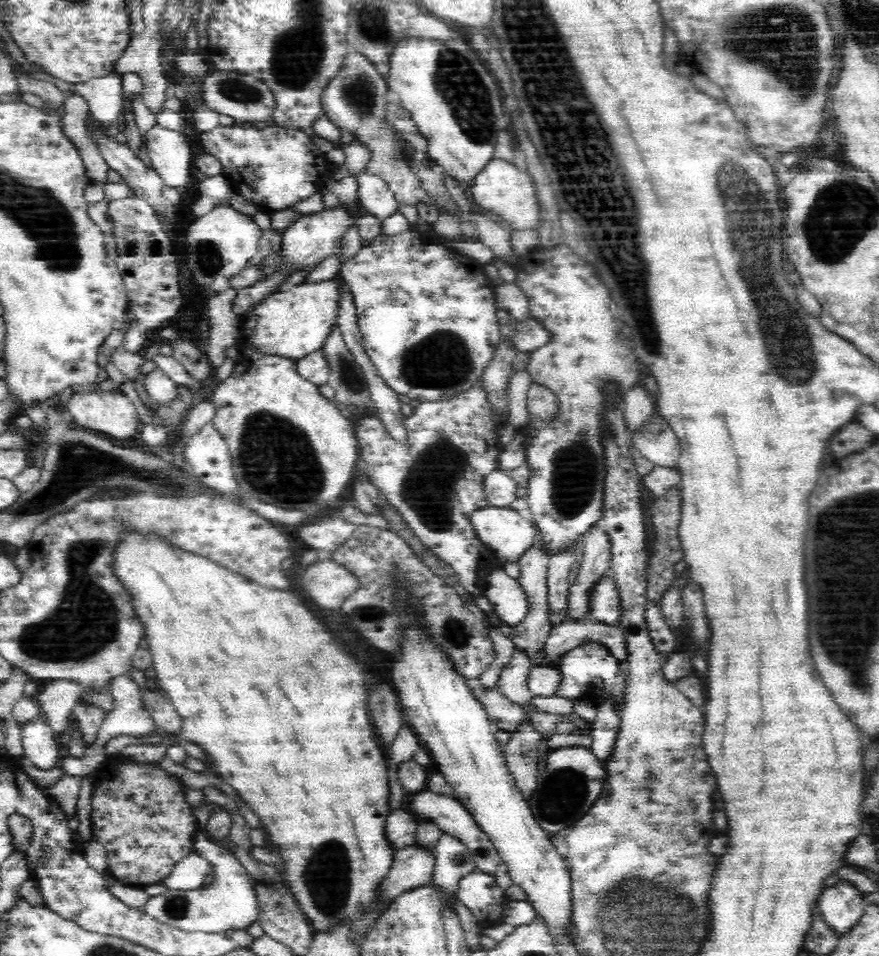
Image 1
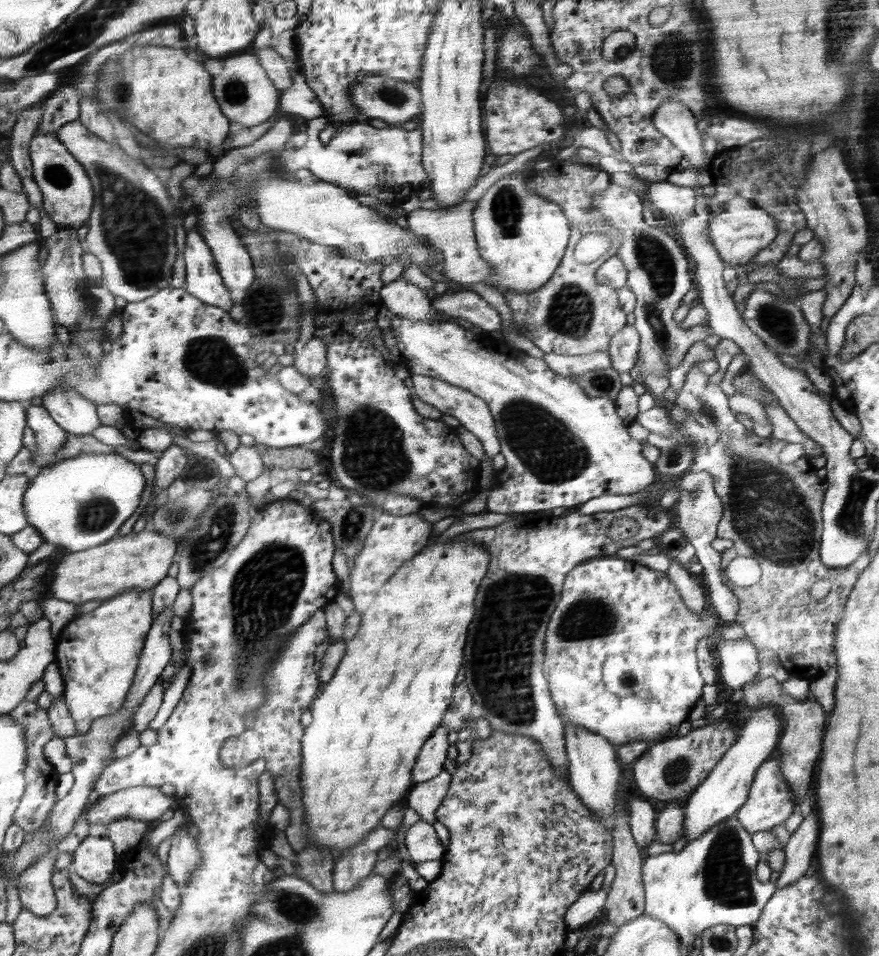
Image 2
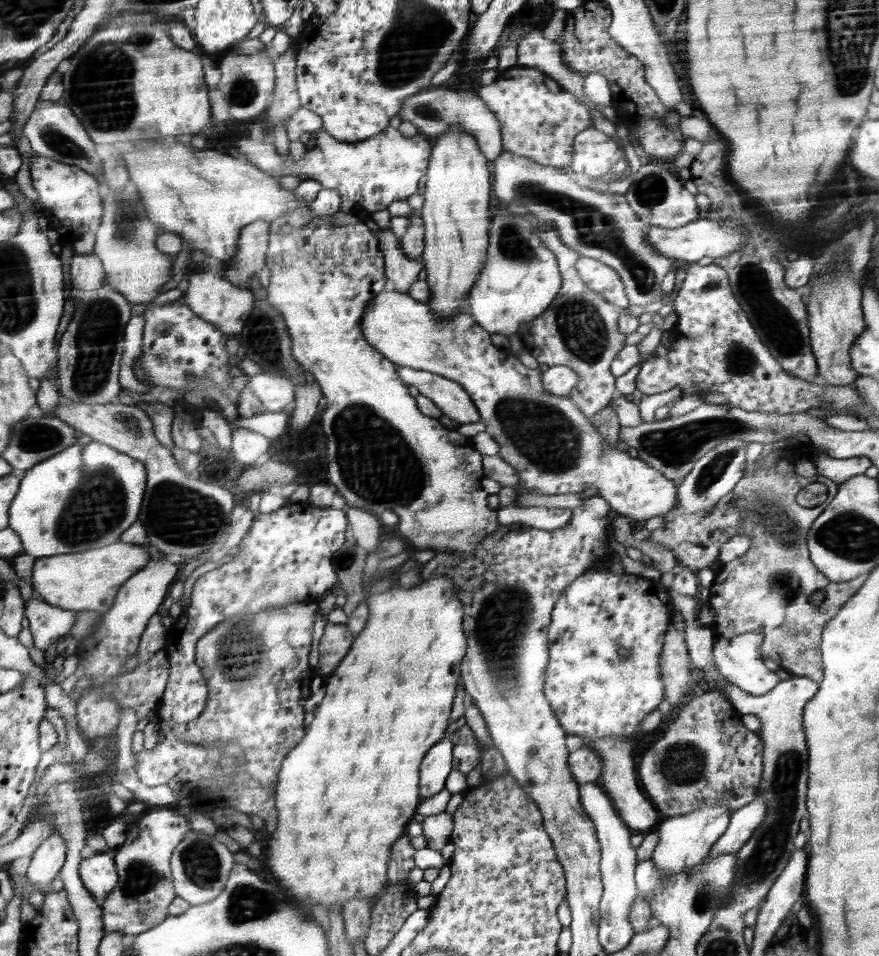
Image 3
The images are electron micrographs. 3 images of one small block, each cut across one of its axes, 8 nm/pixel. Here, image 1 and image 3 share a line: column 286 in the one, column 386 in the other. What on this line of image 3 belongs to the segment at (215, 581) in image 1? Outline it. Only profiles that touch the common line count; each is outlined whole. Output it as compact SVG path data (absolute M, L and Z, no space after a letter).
M440 576L440 578L431 578L430 580L426 580L426 582L421 582L420 585L412 588L412 590L404 590L402 587L398 586L398 588L394 588L394 590L390 590L390 592L384 592L384 594L367 594L366 595L366 604L370 610L370 618L368 618L368 624L366 624L366 628L358 634L358 638L354 640L354 644L352 644L352 652L345 656L340 664L337 666L334 672L332 672L329 676L326 677L324 683L324 690L326 692L326 696L321 700L321 703L315 708L314 711L314 719L311 725L307 728L306 734L302 737L302 742L299 742L293 749L294 754L290 754L290 758L286 758L286 766L281 766L281 770L278 773L278 785L277 785L277 798L278 804L277 814L282 814L282 818L278 818L277 820L277 829L274 831L274 834L270 836L269 842L276 842L276 844L268 844L266 846L266 858L270 858L270 860L266 860L266 866L268 866L268 870L276 876L275 882L278 882L282 888L286 888L286 892L292 896L293 902L299 904L300 907L304 909L308 909L308 904L323 904L324 906L340 906L340 910L344 909L345 904L350 900L354 900L355 898L359 898L362 900L365 898L368 901L368 904L373 906L377 904L377 900L383 896L384 886L386 886L386 864L388 864L389 856L391 853L391 846L404 834L404 830L406 830L406 824L410 822L410 818L414 817L414 812L416 812L416 808L418 806L418 766L421 766L422 760L425 760L427 753L430 749L433 748L434 745L437 744L438 741L442 740L442 736L444 736L444 732L446 732L446 728L448 728L448 720L450 720L450 708L452 708L452 704L457 698L457 690L456 690L456 682L458 682L458 678L460 678L460 660L464 658L464 655L467 653L467 643L465 638L465 633L463 632L463 620L464 620L464 611L463 604L460 602L460 599L457 595L457 586L454 586L451 578L447 576Z

